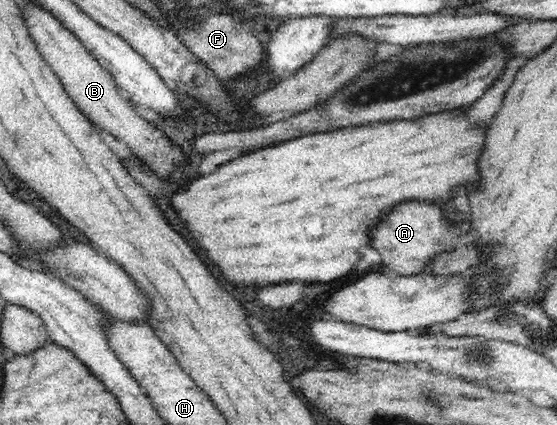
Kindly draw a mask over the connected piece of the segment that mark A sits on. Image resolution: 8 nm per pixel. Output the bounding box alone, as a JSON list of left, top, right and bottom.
[372,200,460,276]

